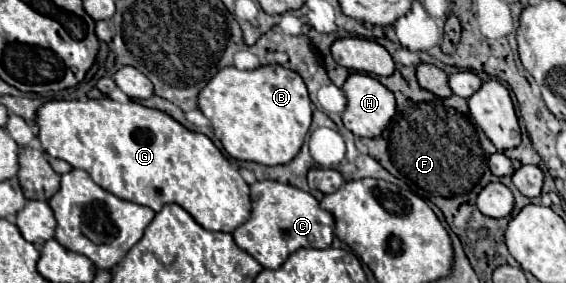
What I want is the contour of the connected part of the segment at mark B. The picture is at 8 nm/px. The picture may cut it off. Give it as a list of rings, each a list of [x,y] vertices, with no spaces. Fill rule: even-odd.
[[[281,65],[257,67],[253,71],[223,67],[199,93],[197,105],[233,159],[261,165],[289,163],[305,141],[313,113],[301,75]]]

